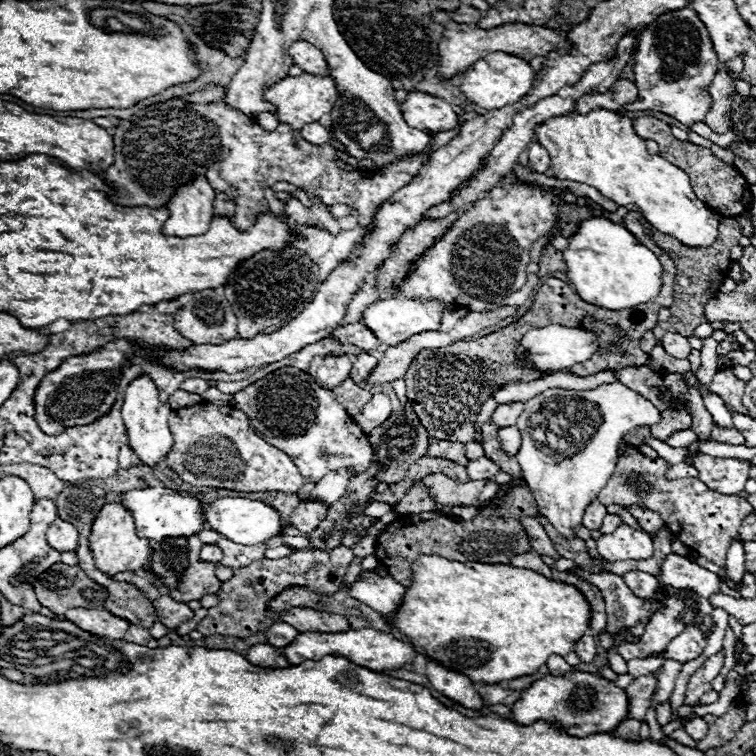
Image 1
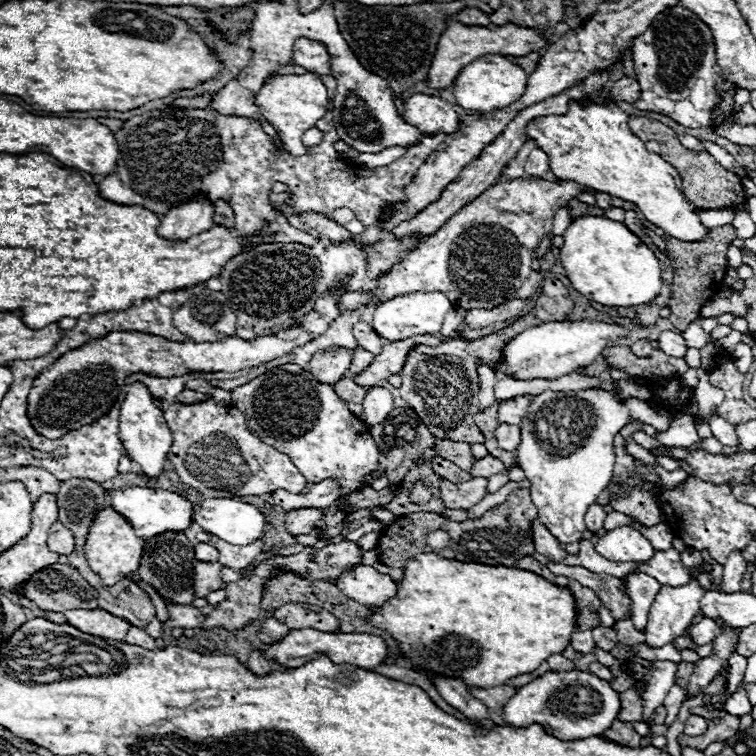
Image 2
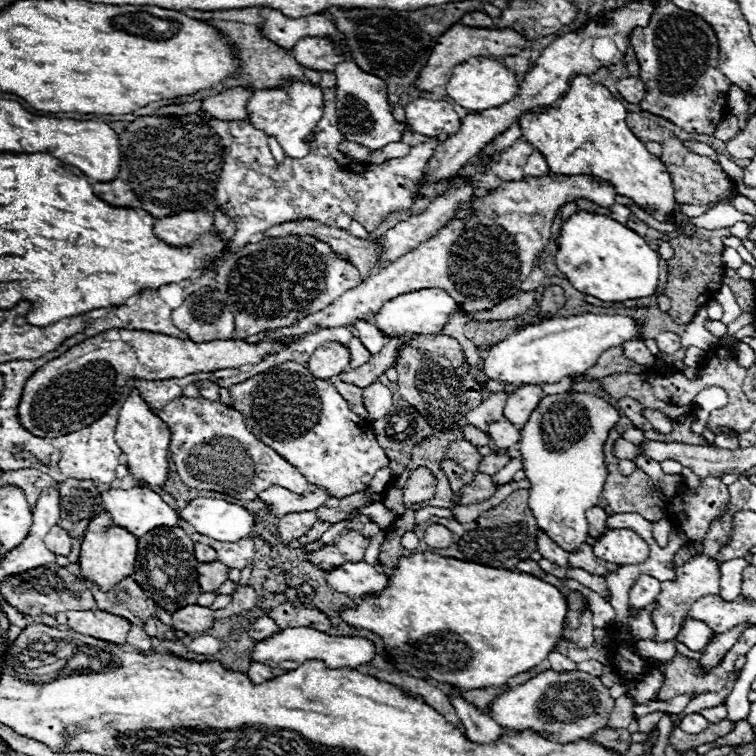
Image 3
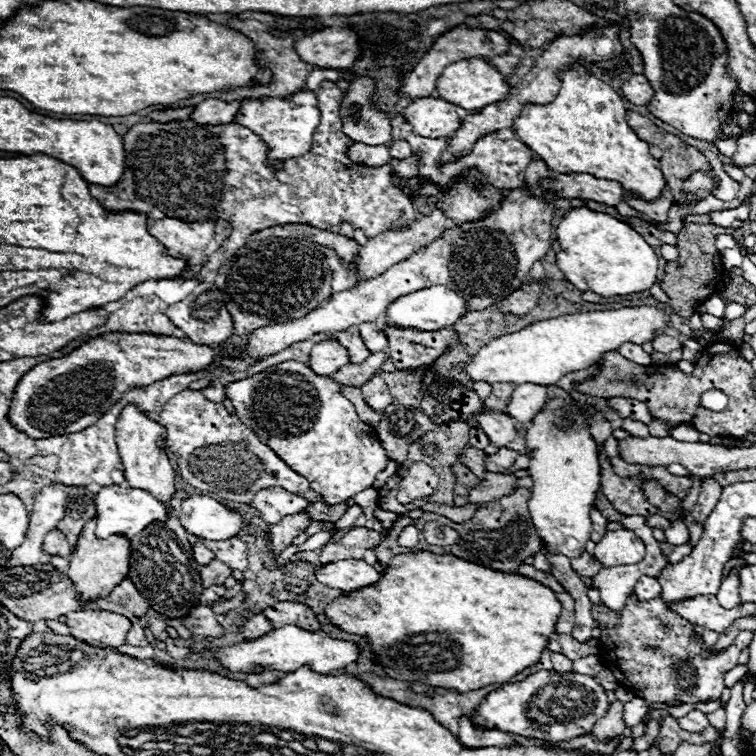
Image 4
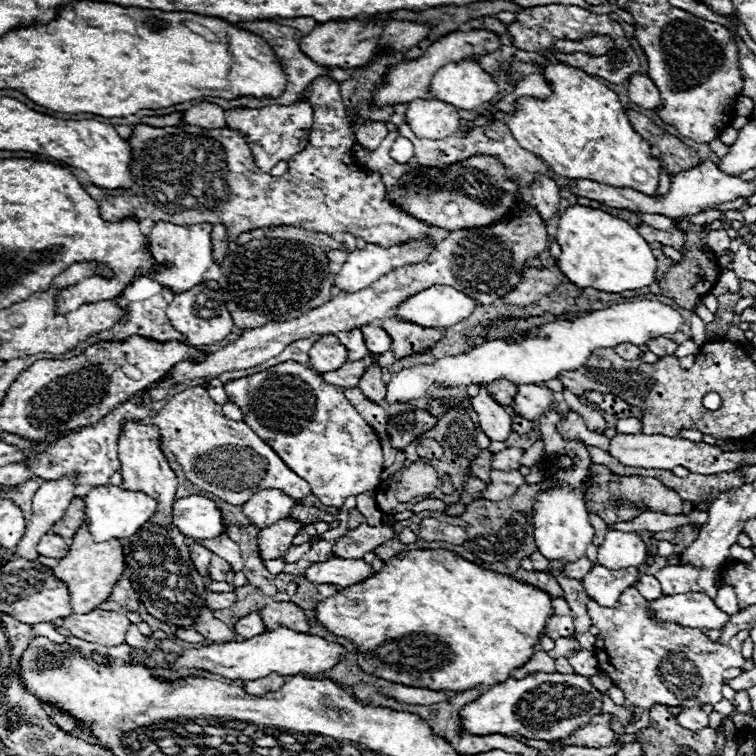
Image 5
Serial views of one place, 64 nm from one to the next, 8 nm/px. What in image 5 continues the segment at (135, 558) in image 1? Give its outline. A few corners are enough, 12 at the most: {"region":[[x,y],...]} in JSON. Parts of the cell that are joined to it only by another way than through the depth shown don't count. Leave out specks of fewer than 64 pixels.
{"region":[[86,526],[52,568],[74,614],[98,608],[124,570],[120,540]]}

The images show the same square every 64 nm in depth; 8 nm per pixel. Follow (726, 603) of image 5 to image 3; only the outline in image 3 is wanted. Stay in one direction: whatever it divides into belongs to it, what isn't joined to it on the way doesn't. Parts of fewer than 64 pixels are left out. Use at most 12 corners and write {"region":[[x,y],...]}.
{"region":[[744,558],[720,566],[720,596],[740,596]]}

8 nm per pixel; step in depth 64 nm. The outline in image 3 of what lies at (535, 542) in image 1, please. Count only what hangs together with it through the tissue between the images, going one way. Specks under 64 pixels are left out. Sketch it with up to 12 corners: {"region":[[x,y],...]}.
{"region":[[538,532],[536,544],[546,560],[556,566],[568,564],[568,554],[554,546],[544,532]]}

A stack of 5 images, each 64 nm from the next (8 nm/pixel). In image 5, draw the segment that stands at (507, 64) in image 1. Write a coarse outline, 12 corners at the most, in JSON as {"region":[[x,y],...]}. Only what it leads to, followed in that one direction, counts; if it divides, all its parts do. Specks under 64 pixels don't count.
{"region":[[474,60],[442,66],[430,94],[476,110],[498,86]]}

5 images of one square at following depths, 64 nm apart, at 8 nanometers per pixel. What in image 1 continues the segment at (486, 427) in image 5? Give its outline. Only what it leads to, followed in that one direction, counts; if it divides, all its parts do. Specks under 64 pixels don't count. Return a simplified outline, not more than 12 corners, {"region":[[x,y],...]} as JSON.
{"region":[[516,426],[498,430],[498,442],[508,454],[520,448],[520,430]]}

